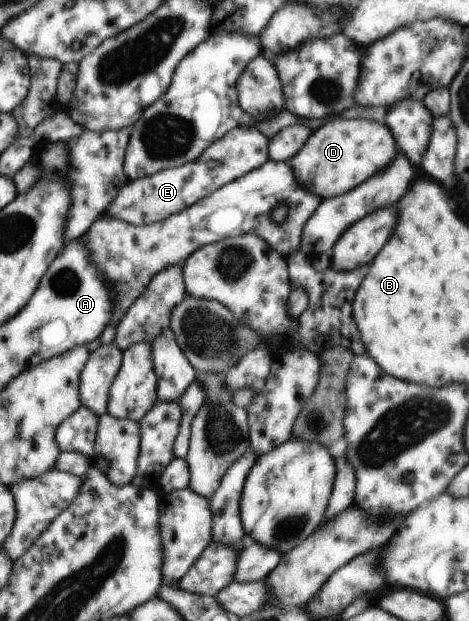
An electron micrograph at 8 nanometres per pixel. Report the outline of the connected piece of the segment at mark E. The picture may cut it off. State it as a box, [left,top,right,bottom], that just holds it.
[107,125,270,225]

